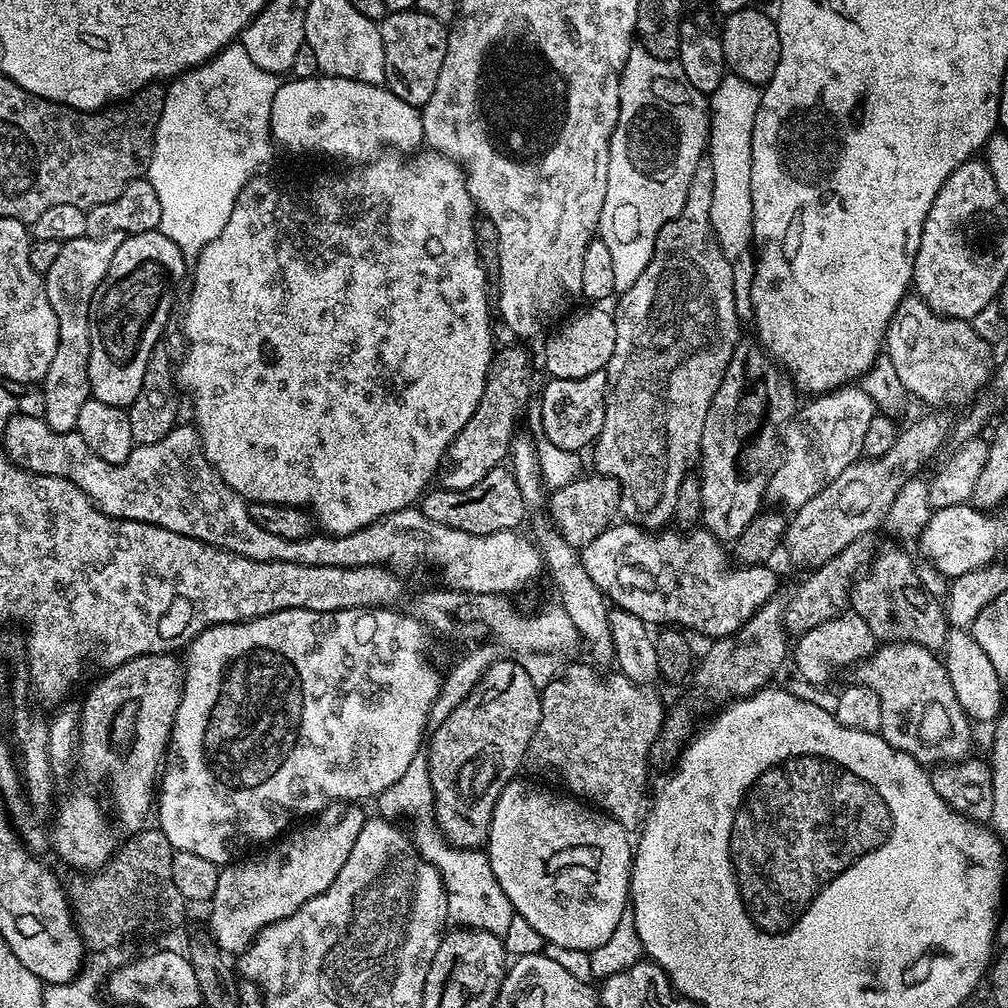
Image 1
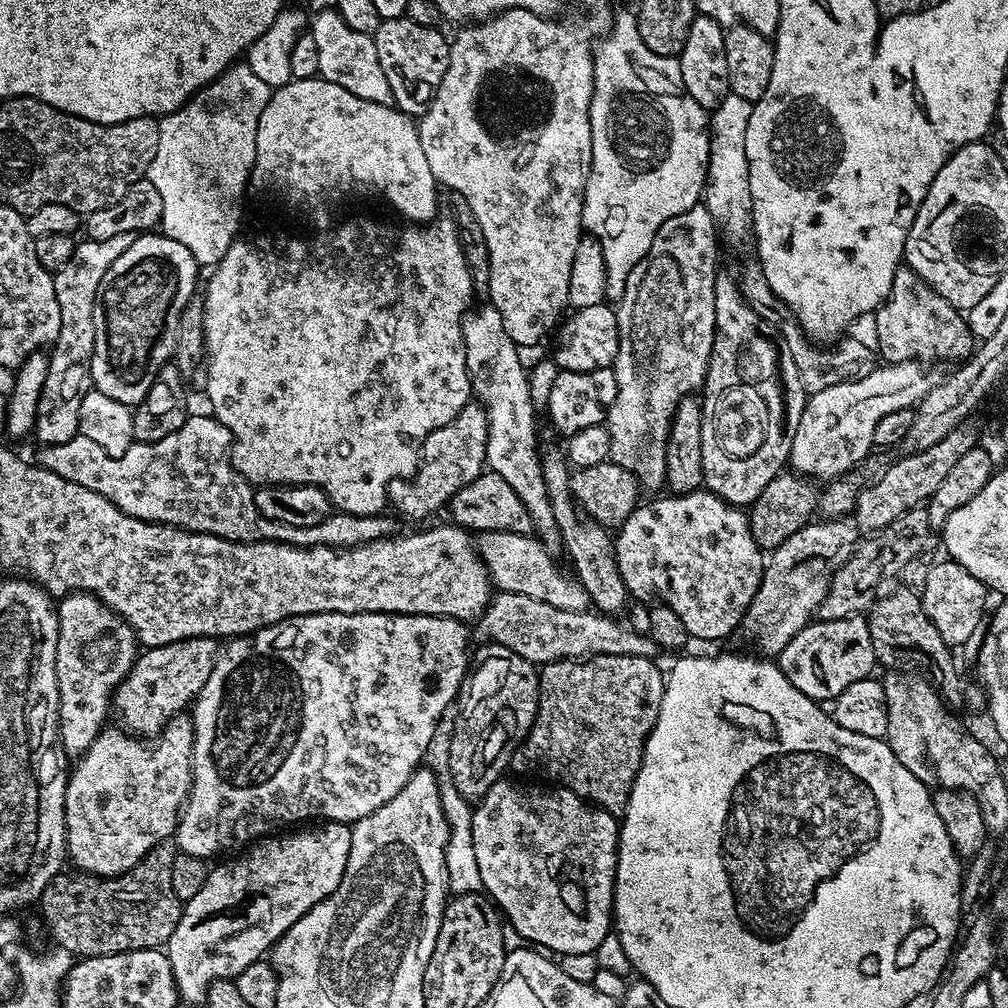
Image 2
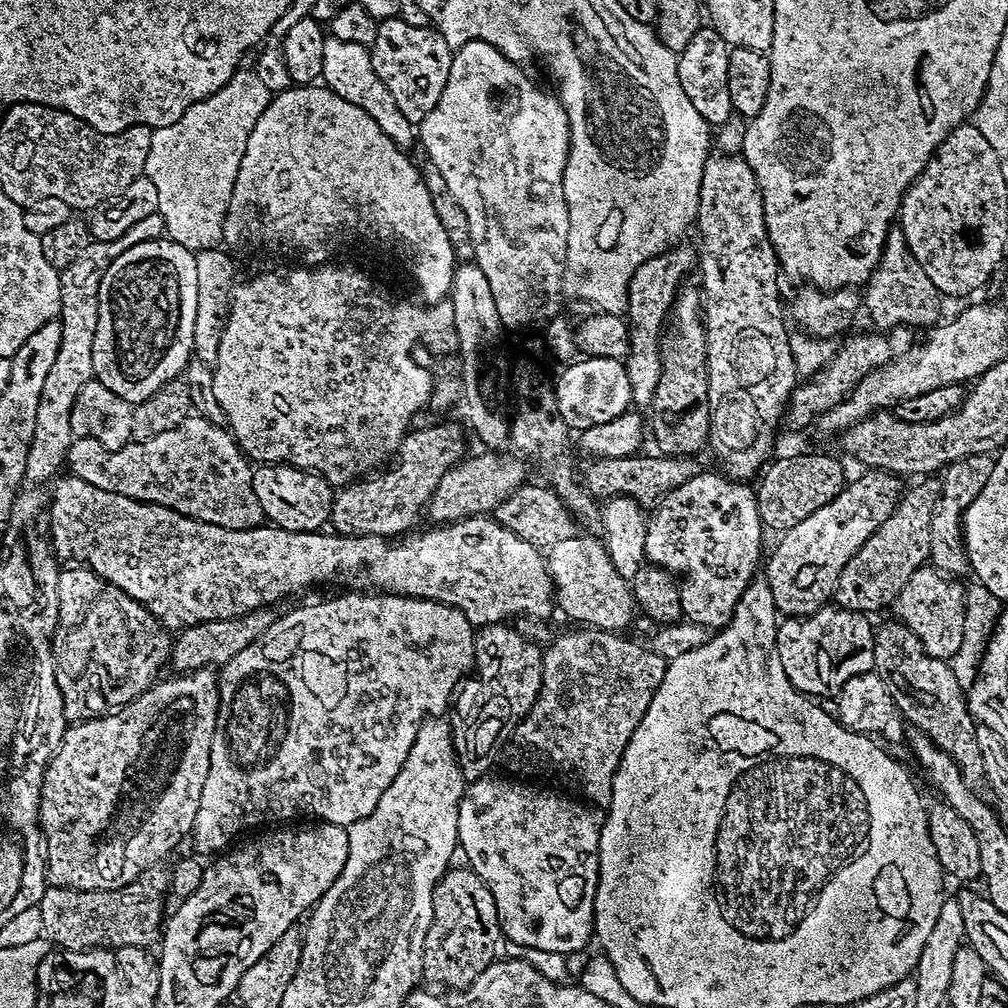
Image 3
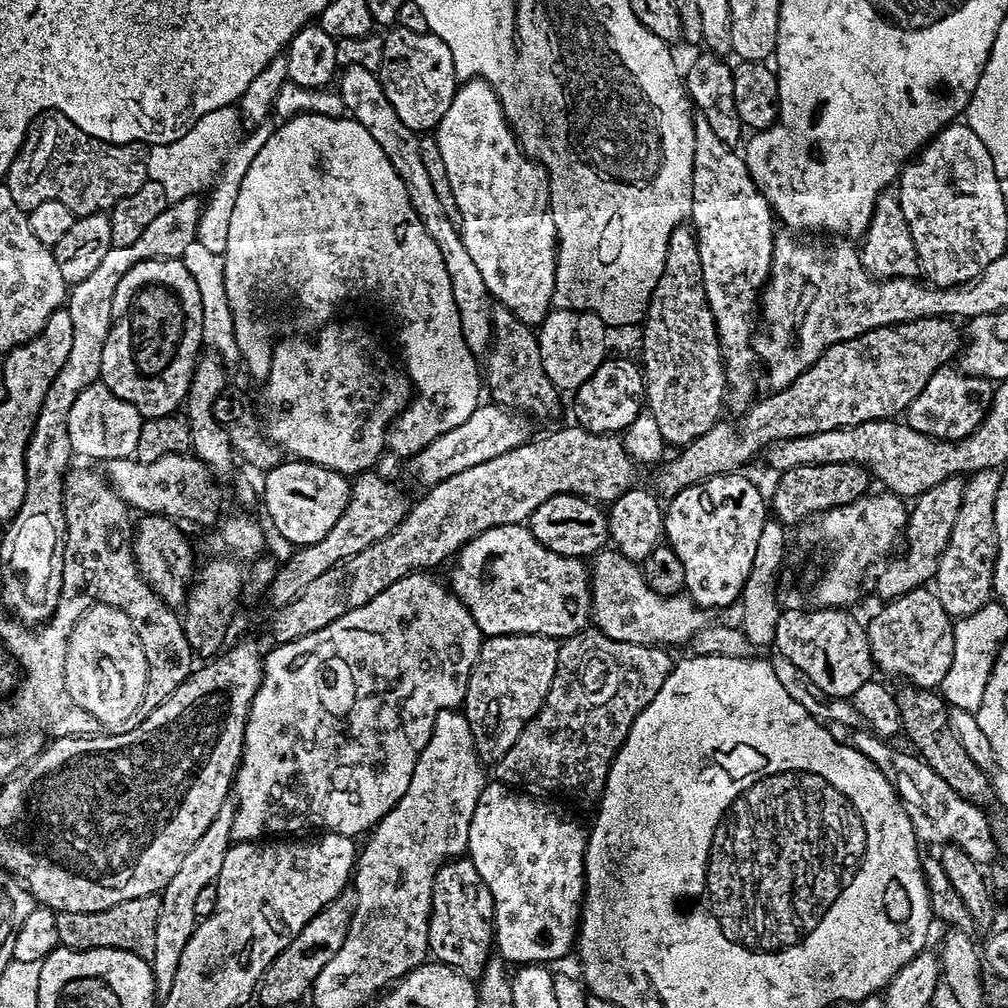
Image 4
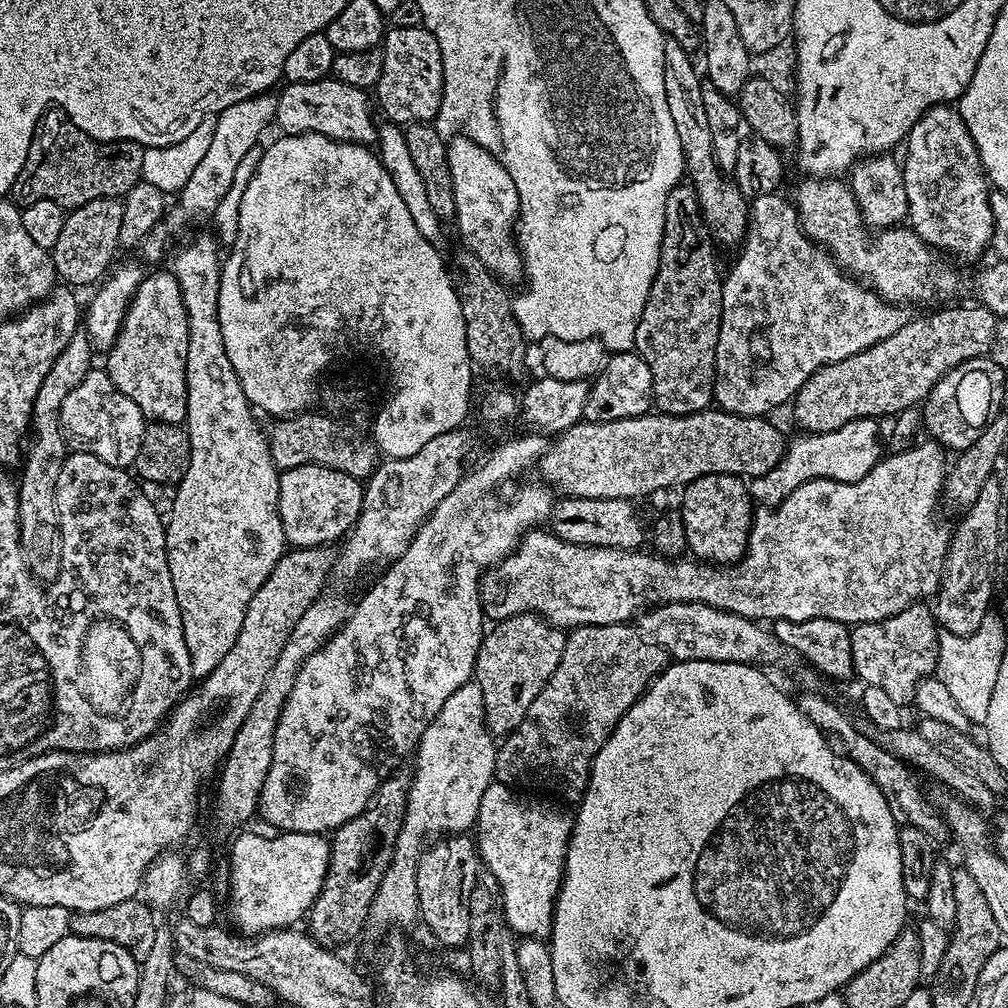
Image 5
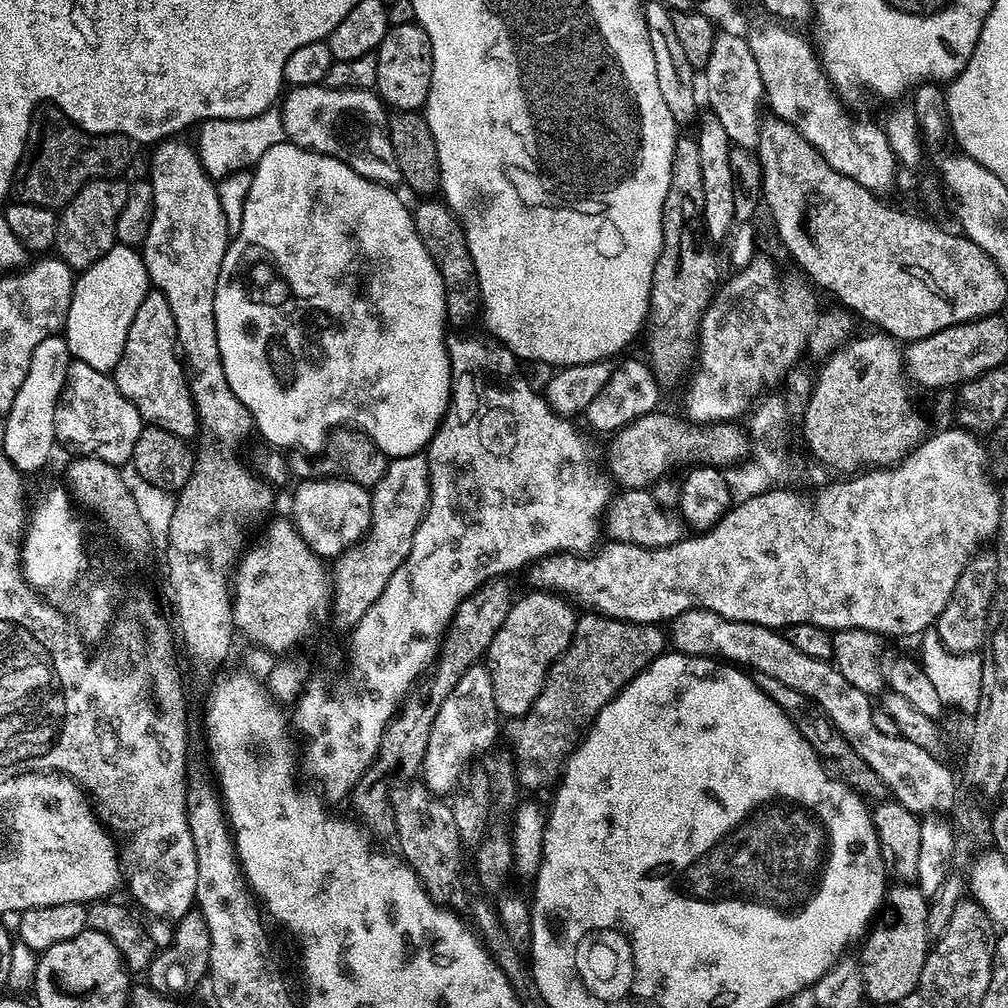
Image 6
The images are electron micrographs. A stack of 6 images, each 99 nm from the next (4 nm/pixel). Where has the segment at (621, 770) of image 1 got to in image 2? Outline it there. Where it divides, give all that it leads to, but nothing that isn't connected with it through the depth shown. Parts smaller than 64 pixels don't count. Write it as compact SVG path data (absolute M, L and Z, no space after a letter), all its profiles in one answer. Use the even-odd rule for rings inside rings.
M593 656L578 660L555 660L552 664L543 665L539 669L540 677L540 701L536 703L536 720L532 724L532 729L524 737L522 745L522 756L524 752L524 764L532 772L541 772L545 776L545 781L553 785L568 788L574 794L578 794L589 804L602 808L612 816L623 817L628 799L634 786L634 778L640 769L640 759L644 753L644 743L648 741L648 735L652 732L654 722L658 718L658 710L662 706L662 694L664 693L665 673L660 672L655 659L646 656Z

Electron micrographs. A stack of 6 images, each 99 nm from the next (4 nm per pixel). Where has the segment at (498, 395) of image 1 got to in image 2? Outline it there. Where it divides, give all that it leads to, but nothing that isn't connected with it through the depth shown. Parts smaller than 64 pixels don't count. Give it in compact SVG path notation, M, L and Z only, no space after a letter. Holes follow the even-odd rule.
M469 402L453 420L446 422L446 426L434 430L434 434L430 434L430 438L426 438L424 448L420 451L420 465L416 468L414 479L411 482L397 480L395 484L390 485L388 499L391 507L396 507L402 515L409 516L412 520L424 520L427 516L434 515L439 508L441 511L455 492L462 490L462 486L474 482L474 478L478 478L480 473L485 471L487 437L488 415L483 404Z

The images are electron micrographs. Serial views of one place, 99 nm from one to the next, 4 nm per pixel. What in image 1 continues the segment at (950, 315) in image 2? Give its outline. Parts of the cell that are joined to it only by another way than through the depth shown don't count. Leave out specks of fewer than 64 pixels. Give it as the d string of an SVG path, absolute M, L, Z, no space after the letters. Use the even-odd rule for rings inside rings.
M915 294L905 296L903 302L894 310L894 318L890 318L890 326L884 335L883 351L894 364L895 373L909 397L917 396L926 404L967 405L985 391L994 371L993 345L979 337L969 321L940 316Z

